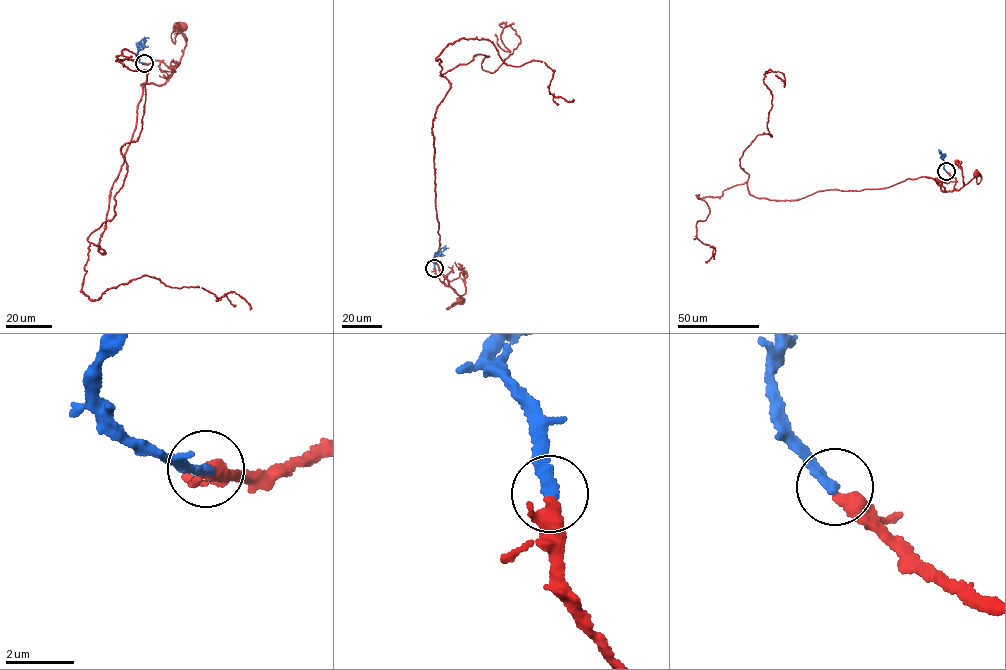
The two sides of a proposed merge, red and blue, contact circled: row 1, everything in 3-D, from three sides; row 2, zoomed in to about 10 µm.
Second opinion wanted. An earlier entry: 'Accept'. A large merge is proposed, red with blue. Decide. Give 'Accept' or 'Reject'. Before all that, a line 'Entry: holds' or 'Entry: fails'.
Entry: holds
Accept

